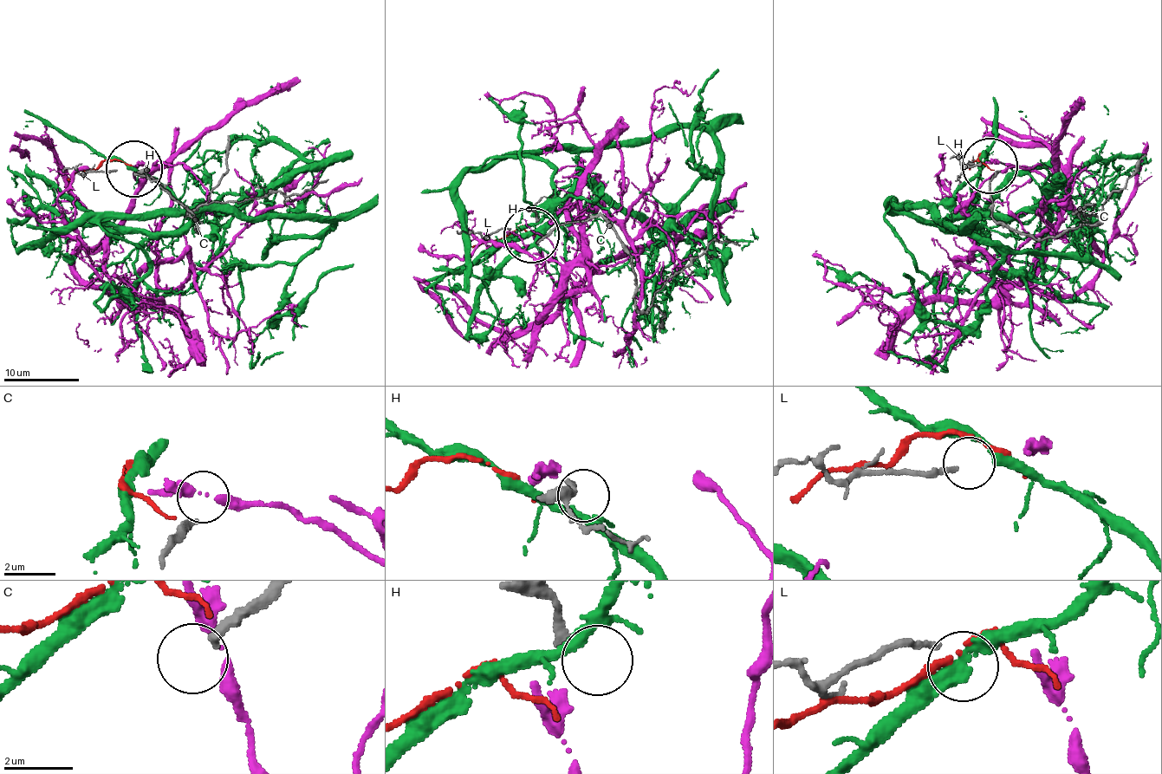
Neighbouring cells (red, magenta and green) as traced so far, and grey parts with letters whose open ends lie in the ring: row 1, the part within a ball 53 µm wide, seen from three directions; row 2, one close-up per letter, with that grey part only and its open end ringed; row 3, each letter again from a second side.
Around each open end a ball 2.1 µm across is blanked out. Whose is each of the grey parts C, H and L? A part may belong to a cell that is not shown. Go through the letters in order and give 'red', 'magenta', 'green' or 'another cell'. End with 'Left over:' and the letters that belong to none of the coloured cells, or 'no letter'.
C: another cell
H: another cell
L: another cell
Left over: C, H, L

